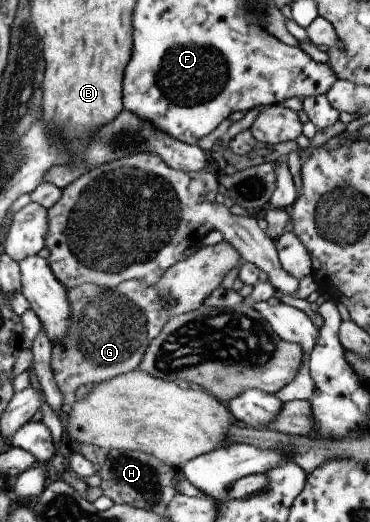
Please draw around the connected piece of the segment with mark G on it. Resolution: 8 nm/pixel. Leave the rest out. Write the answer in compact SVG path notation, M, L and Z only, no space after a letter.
M222 240L212 246L206 241L192 256L174 264L154 286L148 286L140 280L127 280L121 282L116 289L102 288L96 284L86 283L67 290L68 302L70 302L70 310L72 310L70 328L62 340L54 342L51 362L52 374L58 390L64 396L64 403L74 404L74 396L80 386L112 380L119 374L126 374L138 369L144 352L150 346L150 342L160 334L164 324L173 316L198 310L200 306L204 305L204 300L220 286L228 272L237 268L240 260L242 260L240 252L230 242Z

